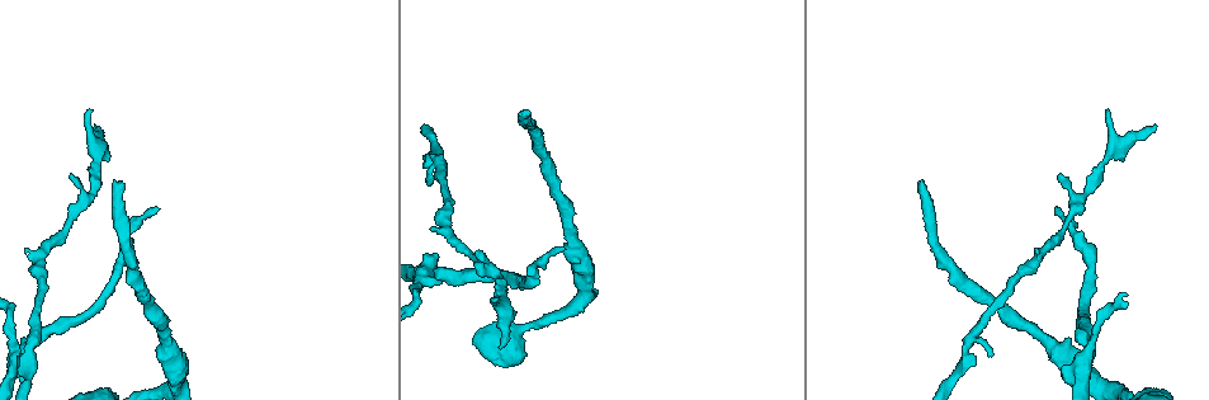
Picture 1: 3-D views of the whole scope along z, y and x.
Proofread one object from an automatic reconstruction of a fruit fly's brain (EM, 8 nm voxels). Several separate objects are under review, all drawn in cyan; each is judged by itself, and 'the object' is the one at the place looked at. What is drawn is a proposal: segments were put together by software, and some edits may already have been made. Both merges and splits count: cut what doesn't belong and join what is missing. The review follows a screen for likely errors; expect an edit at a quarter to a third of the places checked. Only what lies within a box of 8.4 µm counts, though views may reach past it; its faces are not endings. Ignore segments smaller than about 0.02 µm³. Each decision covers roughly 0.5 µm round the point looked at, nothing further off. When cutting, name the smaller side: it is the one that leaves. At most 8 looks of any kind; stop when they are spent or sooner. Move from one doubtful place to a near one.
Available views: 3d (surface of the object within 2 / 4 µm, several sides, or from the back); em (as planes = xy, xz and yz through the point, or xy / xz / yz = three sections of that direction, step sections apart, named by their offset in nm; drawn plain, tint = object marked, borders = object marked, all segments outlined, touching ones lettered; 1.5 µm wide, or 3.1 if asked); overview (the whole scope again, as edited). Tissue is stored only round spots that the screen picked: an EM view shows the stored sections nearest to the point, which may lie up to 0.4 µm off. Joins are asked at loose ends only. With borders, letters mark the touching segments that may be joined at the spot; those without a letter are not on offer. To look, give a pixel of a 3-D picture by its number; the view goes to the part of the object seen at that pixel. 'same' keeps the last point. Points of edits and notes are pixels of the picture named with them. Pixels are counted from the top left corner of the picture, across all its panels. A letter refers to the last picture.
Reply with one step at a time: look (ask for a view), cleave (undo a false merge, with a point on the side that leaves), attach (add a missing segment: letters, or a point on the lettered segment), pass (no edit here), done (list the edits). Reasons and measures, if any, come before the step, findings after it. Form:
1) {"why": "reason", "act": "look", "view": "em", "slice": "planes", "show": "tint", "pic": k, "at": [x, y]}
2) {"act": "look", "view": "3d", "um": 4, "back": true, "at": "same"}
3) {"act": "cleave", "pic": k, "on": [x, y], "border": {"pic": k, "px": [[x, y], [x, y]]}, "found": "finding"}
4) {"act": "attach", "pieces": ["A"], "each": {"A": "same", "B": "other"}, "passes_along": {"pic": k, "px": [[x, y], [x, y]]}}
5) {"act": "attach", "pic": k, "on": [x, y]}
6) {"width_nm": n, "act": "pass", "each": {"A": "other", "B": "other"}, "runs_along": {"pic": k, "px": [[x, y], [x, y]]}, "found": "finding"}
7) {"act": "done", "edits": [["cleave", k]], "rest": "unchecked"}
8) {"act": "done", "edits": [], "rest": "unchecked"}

{"why": "branch stops here", "act": "look", "view": "3d", "um": 4, "pic": 1, "at": [427, 182]}

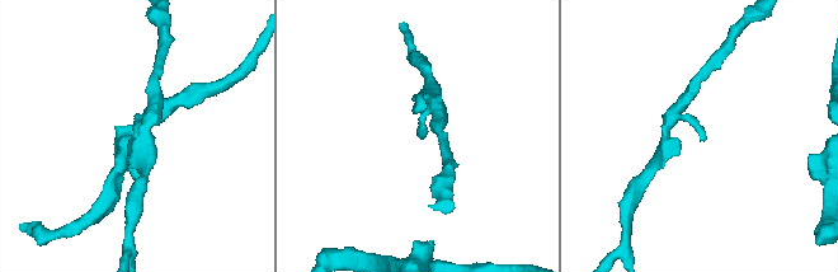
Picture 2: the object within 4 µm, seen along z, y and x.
{"why": "need the tissue", "act": "look", "view": "em", "slice": "yz", "step": 4, "show": "borders", "pic": 2, "at": [421, 137]}

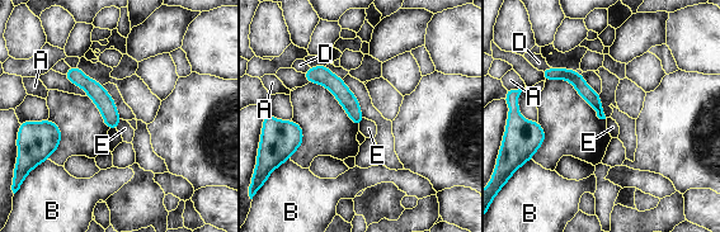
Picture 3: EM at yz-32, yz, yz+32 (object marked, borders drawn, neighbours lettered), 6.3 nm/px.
{"act": "pass", "each": {"A": "other", "B": "other", "D": "other", "E": "other"}, "border": {"pic": 3, "px": [[122, 119], [116, 128]]}, "found": "none of them fits"}

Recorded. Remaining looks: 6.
{"why": "end of a long branch", "act": "look", "view": "em", "slice": "planes", "show": "tint", "pic": 1, "at": [1058, 208]}

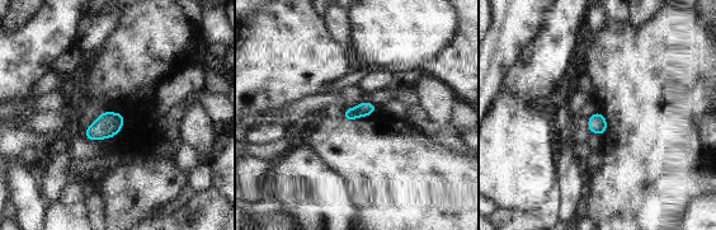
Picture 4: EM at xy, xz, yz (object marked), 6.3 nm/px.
{"act": "look", "view": "em", "slice": "planes", "show": "borders", "at": "same"}

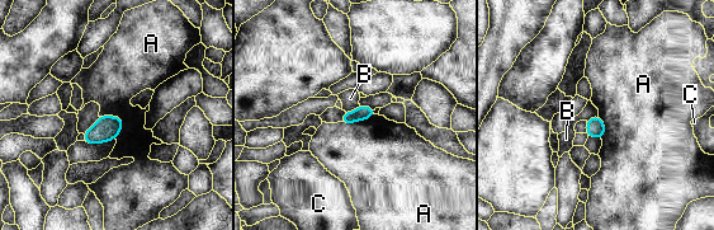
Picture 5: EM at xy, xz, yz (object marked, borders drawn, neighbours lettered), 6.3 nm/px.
{"longest_contact_nm": ["A", 190], "act": "pass", "each": {"A": "other", "B": "other", "C": "other"}, "border": {"pic": 5, "px": [[99, 116], [122, 118], [116, 139]]}, "found": "no lettered segment goes on from it"}

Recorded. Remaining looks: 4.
{"why": "end of a long branch", "act": "look", "view": "3d", "um": 2, "pic": 1, "at": [920, 182]}

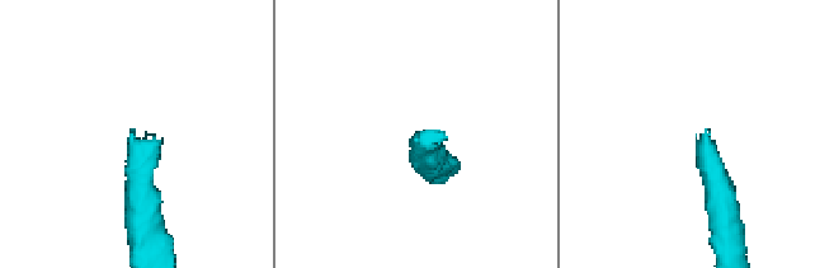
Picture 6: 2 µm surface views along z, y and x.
{"why": "need the tissue", "act": "look", "view": "em", "slice": "planes", "show": "borders", "pic": 6, "at": [702, 140]}

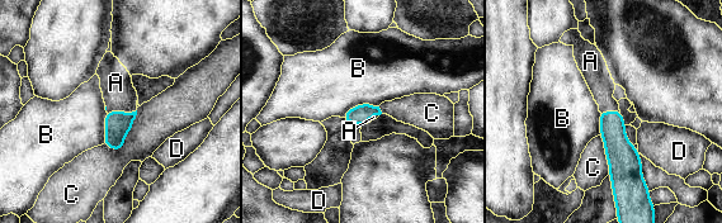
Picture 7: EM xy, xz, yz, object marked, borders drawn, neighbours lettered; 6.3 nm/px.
{"act": "attach", "pieces": ["A"], "each": {"A": "same", "B": "other", "C": "other", "D": "other"}, "passes_along": {"pic": 7, "px": [[118, 124], [119, 112], [116, 82]]}, "found": "it goes on there"}

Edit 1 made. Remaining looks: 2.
{"act": "done", "edits": [["attach", 7]], "rest": "unchecked"}

